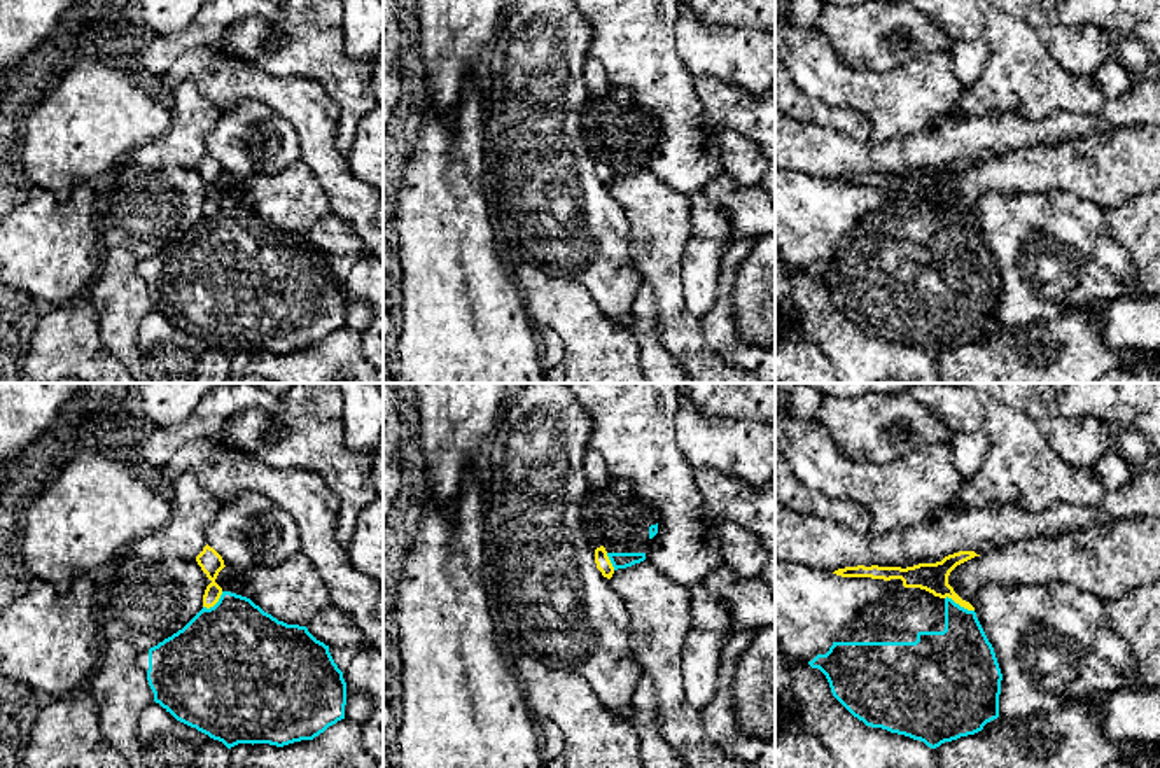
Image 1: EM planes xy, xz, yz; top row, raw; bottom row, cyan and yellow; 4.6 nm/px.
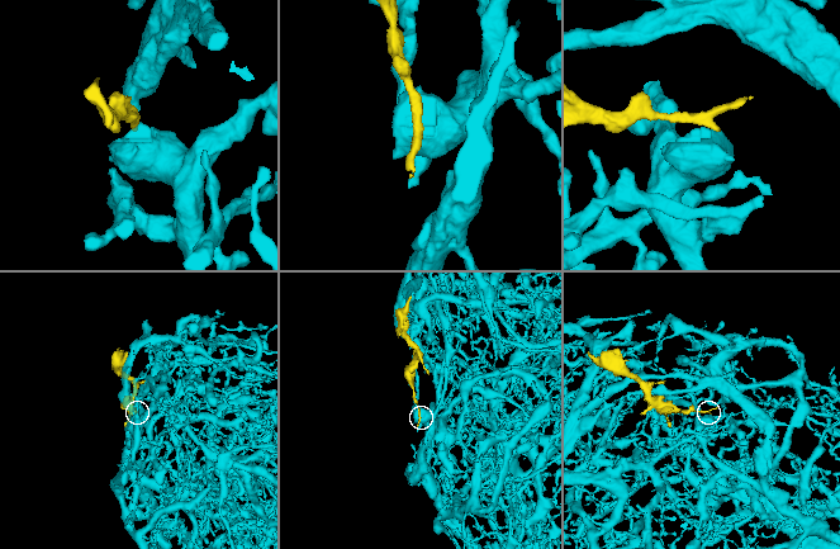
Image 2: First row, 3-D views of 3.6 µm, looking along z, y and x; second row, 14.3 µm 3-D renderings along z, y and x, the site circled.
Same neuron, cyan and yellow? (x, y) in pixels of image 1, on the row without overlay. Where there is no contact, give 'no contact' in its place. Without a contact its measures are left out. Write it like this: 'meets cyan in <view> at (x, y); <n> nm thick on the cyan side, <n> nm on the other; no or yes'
meets cyan in yz at (957, 212); 300 nm thick on the cyan side, 140 nm on the other; no

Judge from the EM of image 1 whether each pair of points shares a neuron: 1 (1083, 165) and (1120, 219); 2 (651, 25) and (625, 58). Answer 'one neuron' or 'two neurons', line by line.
1: two neurons
2: one neuron

